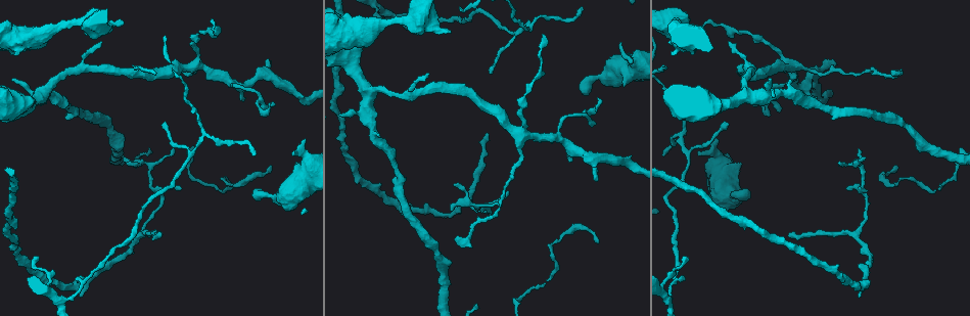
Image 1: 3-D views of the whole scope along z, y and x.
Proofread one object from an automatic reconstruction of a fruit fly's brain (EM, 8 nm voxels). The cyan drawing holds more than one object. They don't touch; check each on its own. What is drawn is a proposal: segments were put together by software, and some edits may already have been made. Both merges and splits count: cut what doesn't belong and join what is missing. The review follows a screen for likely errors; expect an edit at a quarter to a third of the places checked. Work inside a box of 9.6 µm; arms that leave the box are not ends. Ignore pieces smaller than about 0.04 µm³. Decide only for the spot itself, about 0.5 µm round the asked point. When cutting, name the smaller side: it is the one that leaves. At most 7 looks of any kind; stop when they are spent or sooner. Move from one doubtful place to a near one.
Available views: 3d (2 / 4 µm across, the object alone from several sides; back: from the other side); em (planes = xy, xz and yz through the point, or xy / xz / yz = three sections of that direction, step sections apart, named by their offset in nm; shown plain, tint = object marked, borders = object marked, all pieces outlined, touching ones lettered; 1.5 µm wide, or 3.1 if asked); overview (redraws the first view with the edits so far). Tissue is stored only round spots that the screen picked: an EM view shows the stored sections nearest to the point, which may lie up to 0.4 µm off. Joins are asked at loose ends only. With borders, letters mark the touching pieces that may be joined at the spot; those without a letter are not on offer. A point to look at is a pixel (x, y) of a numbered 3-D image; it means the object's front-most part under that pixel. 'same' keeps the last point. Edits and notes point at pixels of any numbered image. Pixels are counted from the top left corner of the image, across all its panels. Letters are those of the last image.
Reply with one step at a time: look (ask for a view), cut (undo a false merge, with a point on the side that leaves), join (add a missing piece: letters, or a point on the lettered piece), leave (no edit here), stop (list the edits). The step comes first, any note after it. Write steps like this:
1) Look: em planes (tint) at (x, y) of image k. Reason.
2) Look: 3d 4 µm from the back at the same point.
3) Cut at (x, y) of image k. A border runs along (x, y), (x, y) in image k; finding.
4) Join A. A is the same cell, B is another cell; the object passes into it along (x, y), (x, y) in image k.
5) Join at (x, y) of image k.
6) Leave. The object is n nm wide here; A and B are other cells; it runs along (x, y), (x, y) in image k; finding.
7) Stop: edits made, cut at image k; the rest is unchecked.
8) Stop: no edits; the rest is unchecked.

Look: em planes (borders) at (716, 138) of image 1. An open end.

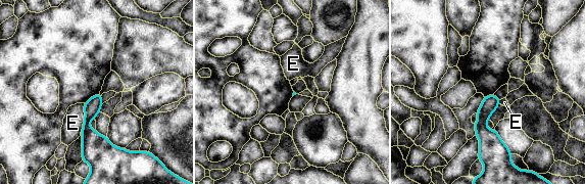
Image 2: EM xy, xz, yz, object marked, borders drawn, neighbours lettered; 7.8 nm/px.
Leave. E is another cell; it runs along (493, 97), (483, 113), (483, 153) in image 2; no lettered piece goes on from it.

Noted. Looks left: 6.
Look: em planes (borders) at (215, 26) of image 1. Thin end.

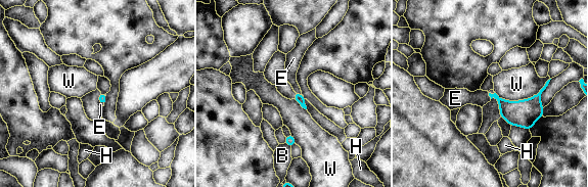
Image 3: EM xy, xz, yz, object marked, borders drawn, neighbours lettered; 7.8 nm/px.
Join E. E is the same cell, B, H and W are other cells; the object passes into it along (298, 97), (299, 93), (292, 62) in image 3; it goes on there.

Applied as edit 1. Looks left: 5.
Look: overview. Redraw.

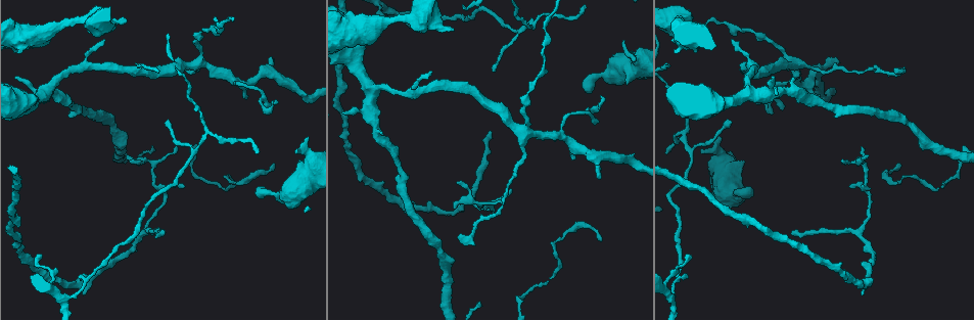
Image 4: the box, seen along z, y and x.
Look: 3d 2 µm at (461, 234) of image 4. Thin end.

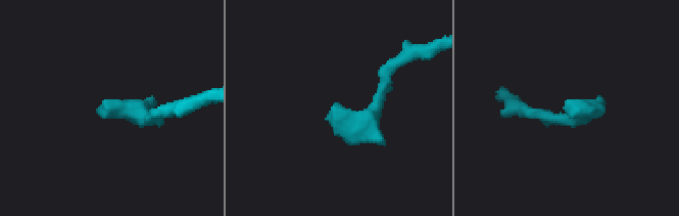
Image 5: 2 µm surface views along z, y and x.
Look: em xy step 8 (tint) at (567, 105) of image 5. Need the tissue.

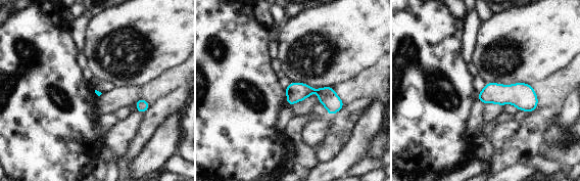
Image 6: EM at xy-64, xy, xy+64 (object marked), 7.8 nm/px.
Look: em planes (borders) at the same point. Another direction.

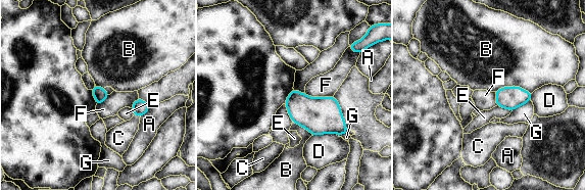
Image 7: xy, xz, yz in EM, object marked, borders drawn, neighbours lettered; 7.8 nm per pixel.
Leave. The object is 110 nm wide here; A, B, C, D, E, F and G are other cells; a border runs along (304, 93), (313, 97), (333, 96) in image 7; no lettered piece goes on from it.

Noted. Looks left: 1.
Stop: edits made, join at image 3; the rest is unchecked.

